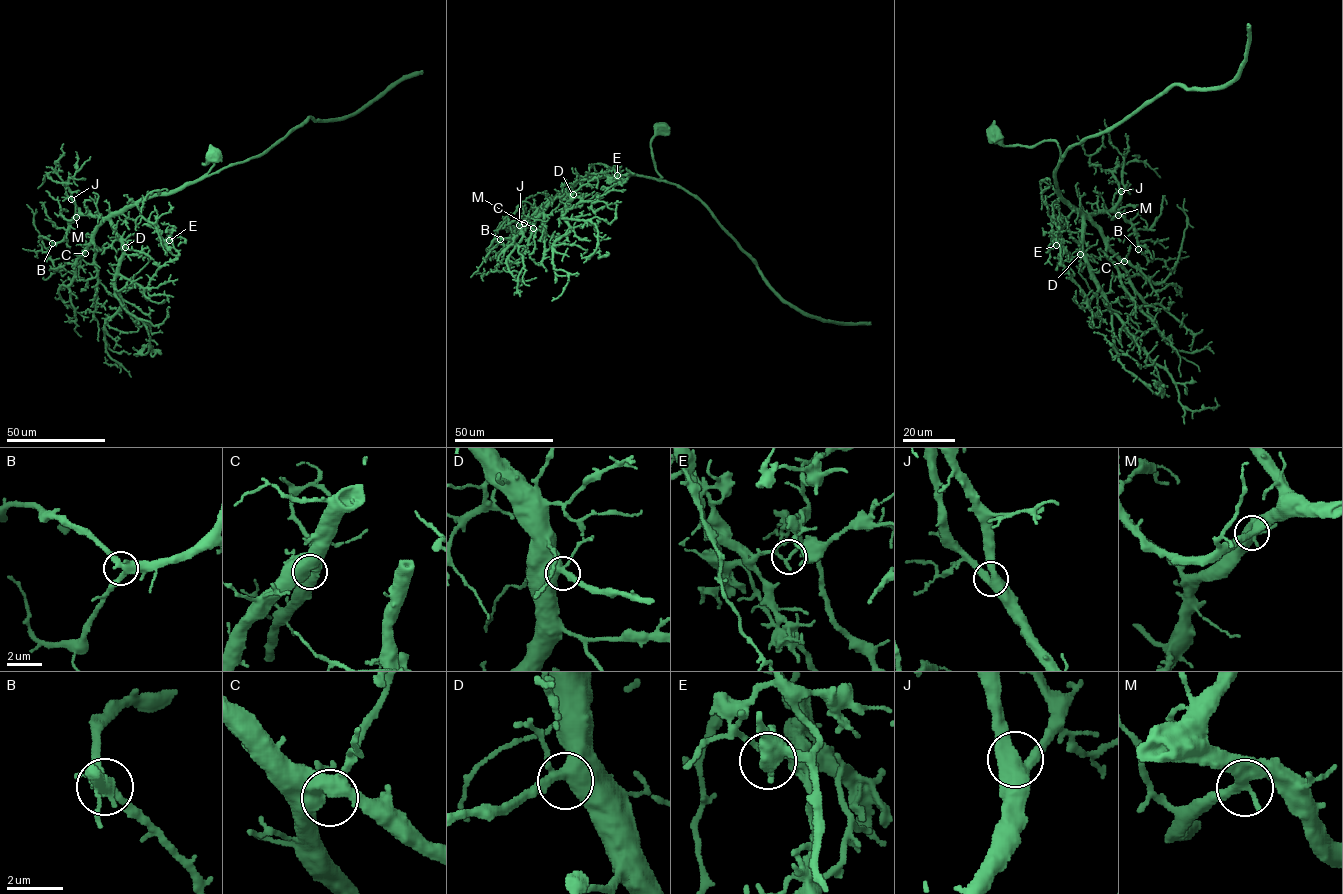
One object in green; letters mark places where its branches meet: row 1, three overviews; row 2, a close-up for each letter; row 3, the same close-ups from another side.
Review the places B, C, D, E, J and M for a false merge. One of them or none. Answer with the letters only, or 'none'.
E

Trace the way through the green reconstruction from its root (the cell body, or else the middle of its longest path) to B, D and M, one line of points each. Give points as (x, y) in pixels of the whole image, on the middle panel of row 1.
B: (664, 127), (651, 142), (652, 159), (660, 178), (641, 175), (586, 177), (548, 199), (514, 237), (500, 239)
D: (664, 127), (651, 142), (652, 159), (660, 178), (641, 175), (586, 177), (559, 196), (573, 194)
M: (664, 127), (651, 142), (652, 159), (660, 178), (641, 175), (586, 177), (558, 192), (524, 223)

